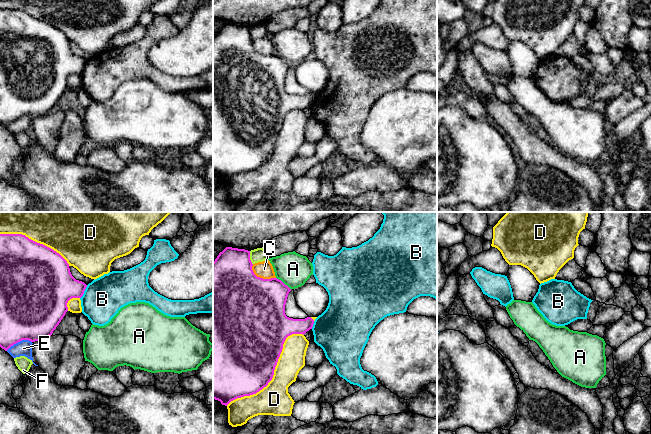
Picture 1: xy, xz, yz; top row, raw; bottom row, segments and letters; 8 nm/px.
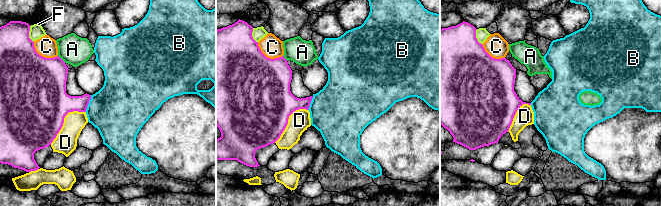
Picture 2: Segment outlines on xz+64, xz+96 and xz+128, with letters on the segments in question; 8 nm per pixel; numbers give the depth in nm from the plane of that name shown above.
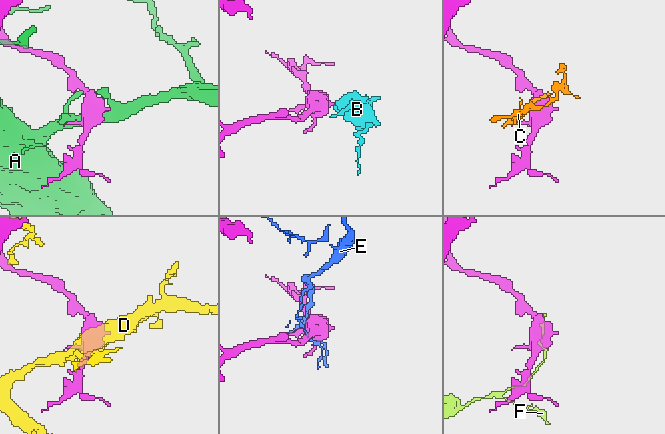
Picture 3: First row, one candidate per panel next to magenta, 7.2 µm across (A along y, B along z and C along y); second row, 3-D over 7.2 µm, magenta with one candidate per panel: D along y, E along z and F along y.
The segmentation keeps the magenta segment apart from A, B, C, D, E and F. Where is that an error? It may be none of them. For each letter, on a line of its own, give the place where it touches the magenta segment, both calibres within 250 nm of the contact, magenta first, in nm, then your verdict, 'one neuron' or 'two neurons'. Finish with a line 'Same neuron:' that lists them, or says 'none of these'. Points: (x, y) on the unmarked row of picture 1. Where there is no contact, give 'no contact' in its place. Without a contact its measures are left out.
A: contact xz (282, 58); calibres 400 and 260 nm; two neurons
B: contact xy (83, 68); calibres 340 and 320 nm; two neurons
C: contact xz (259, 53); calibres 500 and 130 nm; two neurons
D: contact xz (273, 149); calibres 500 and 260 nm; two neurons
E: contact xy (18, 117); calibres 440 and 130 nm; two neurons
F: contact xz (249, 34); calibres 420 and 110 nm; two neurons
Same neuron: none of these

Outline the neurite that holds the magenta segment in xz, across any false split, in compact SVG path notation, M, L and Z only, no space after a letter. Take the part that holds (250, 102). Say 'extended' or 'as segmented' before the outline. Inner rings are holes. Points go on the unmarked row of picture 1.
as segmented; M226 23L213 38L213 175L220 177L225 182L237 174L256 170L266 163L273 154L274 146L286 114L292 110L304 111L312 105L314 100L314 96L311 93L305 95L287 93L285 90L285 81L291 65L277 54L263 55L257 53L252 46L252 42L250 27L232 23Z

